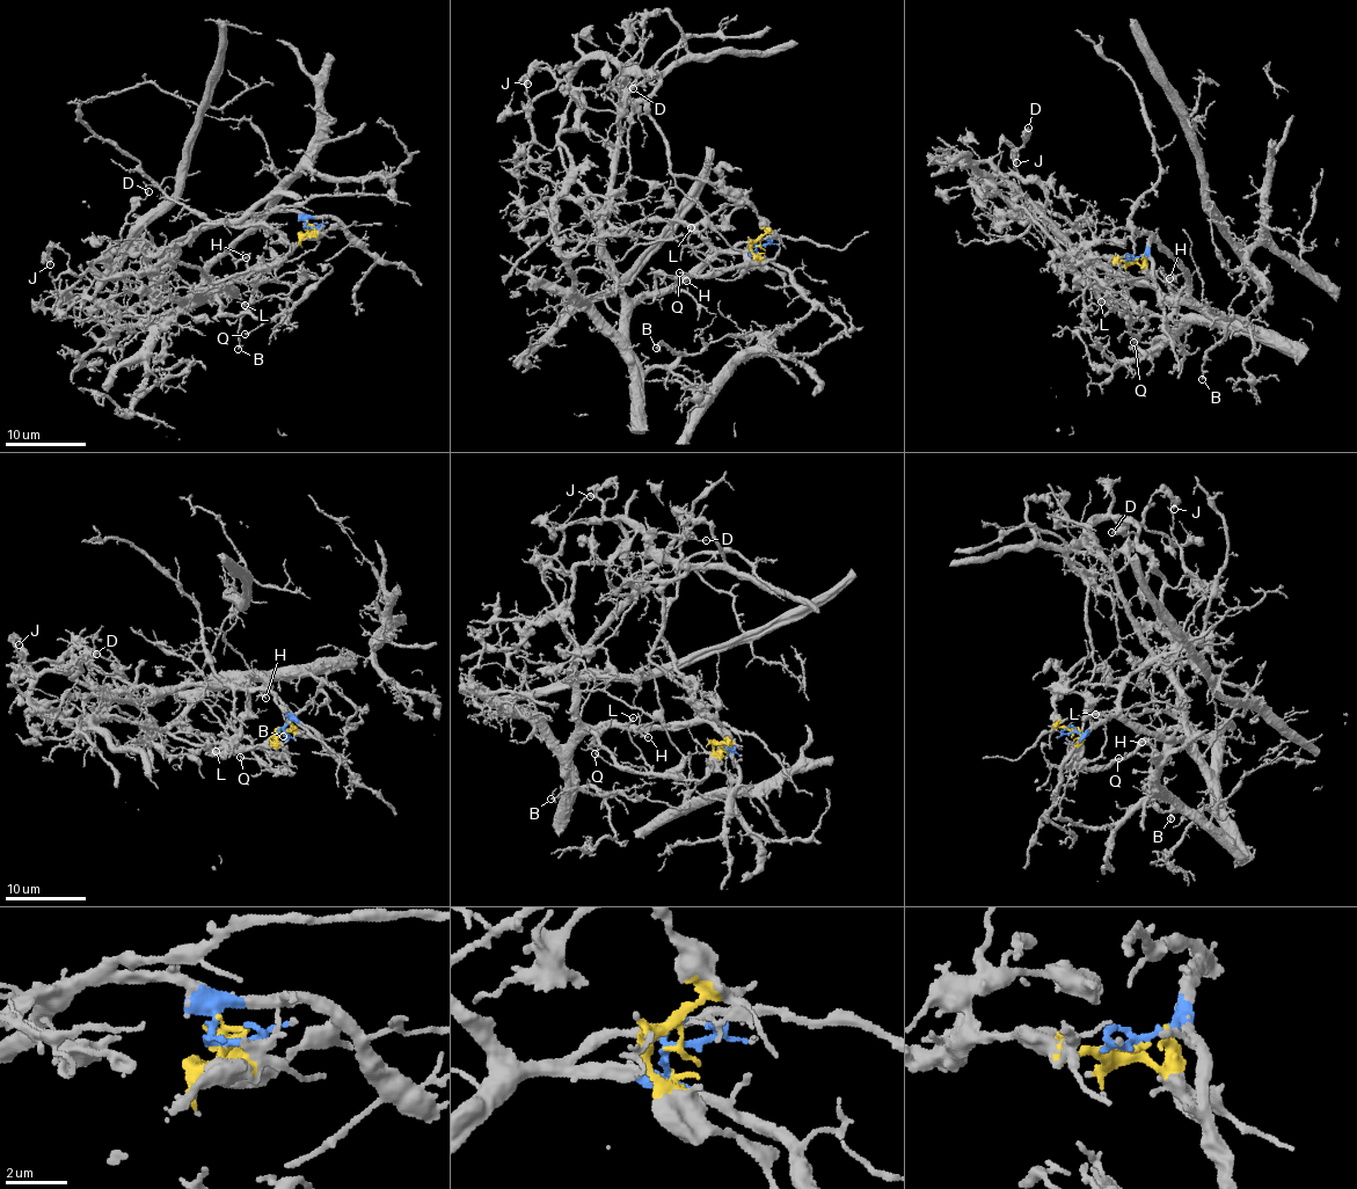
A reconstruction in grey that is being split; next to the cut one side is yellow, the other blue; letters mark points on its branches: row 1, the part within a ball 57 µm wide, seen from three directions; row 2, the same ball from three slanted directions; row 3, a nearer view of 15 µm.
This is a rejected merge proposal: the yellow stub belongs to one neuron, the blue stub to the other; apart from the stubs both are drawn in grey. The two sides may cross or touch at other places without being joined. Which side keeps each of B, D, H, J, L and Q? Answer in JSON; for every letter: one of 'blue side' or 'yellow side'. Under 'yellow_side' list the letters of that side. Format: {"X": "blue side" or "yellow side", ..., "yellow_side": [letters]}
{"B": "blue side", "D": "yellow side", "H": "blue side", "J": "yellow side", "L": "blue side", "Q": "blue side", "yellow_side": ["D", "J"]}

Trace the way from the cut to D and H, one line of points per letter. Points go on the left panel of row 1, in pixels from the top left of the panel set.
D: (308, 230), (289, 253), (213, 283), (175, 262), (175, 249), (107, 278), (94, 263), (147, 190)
H: (308, 230), (297, 212), (272, 211), (231, 252), (236, 260), (247, 256)

